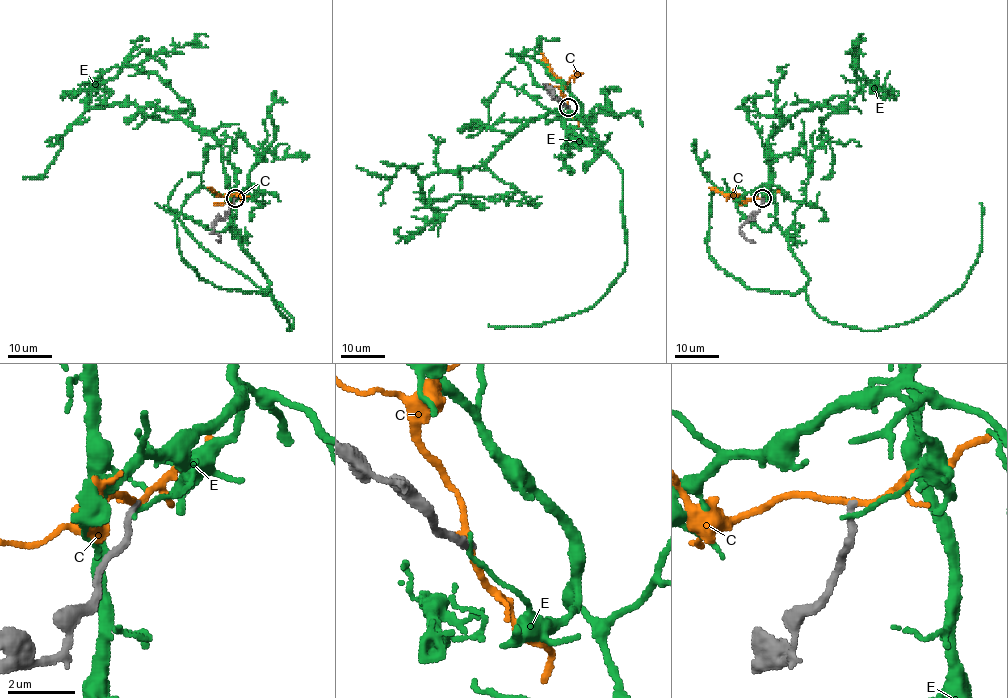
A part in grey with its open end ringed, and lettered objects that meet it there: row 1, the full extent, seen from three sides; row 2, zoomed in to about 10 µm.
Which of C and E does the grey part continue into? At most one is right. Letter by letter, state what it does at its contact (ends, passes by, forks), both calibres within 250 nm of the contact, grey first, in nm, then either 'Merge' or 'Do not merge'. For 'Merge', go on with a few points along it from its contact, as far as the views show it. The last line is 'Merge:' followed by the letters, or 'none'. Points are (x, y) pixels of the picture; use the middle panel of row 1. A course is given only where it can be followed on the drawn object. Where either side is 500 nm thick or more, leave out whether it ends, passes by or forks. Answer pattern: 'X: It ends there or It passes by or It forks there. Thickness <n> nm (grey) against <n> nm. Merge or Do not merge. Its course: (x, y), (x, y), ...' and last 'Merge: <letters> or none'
C: It passes by. Thickness 200 nm (grey) against 170 nm. Do not merge
E: It ends there. Thickness 240 nm (grey) against 130 nm. Do not merge
Merge: none

